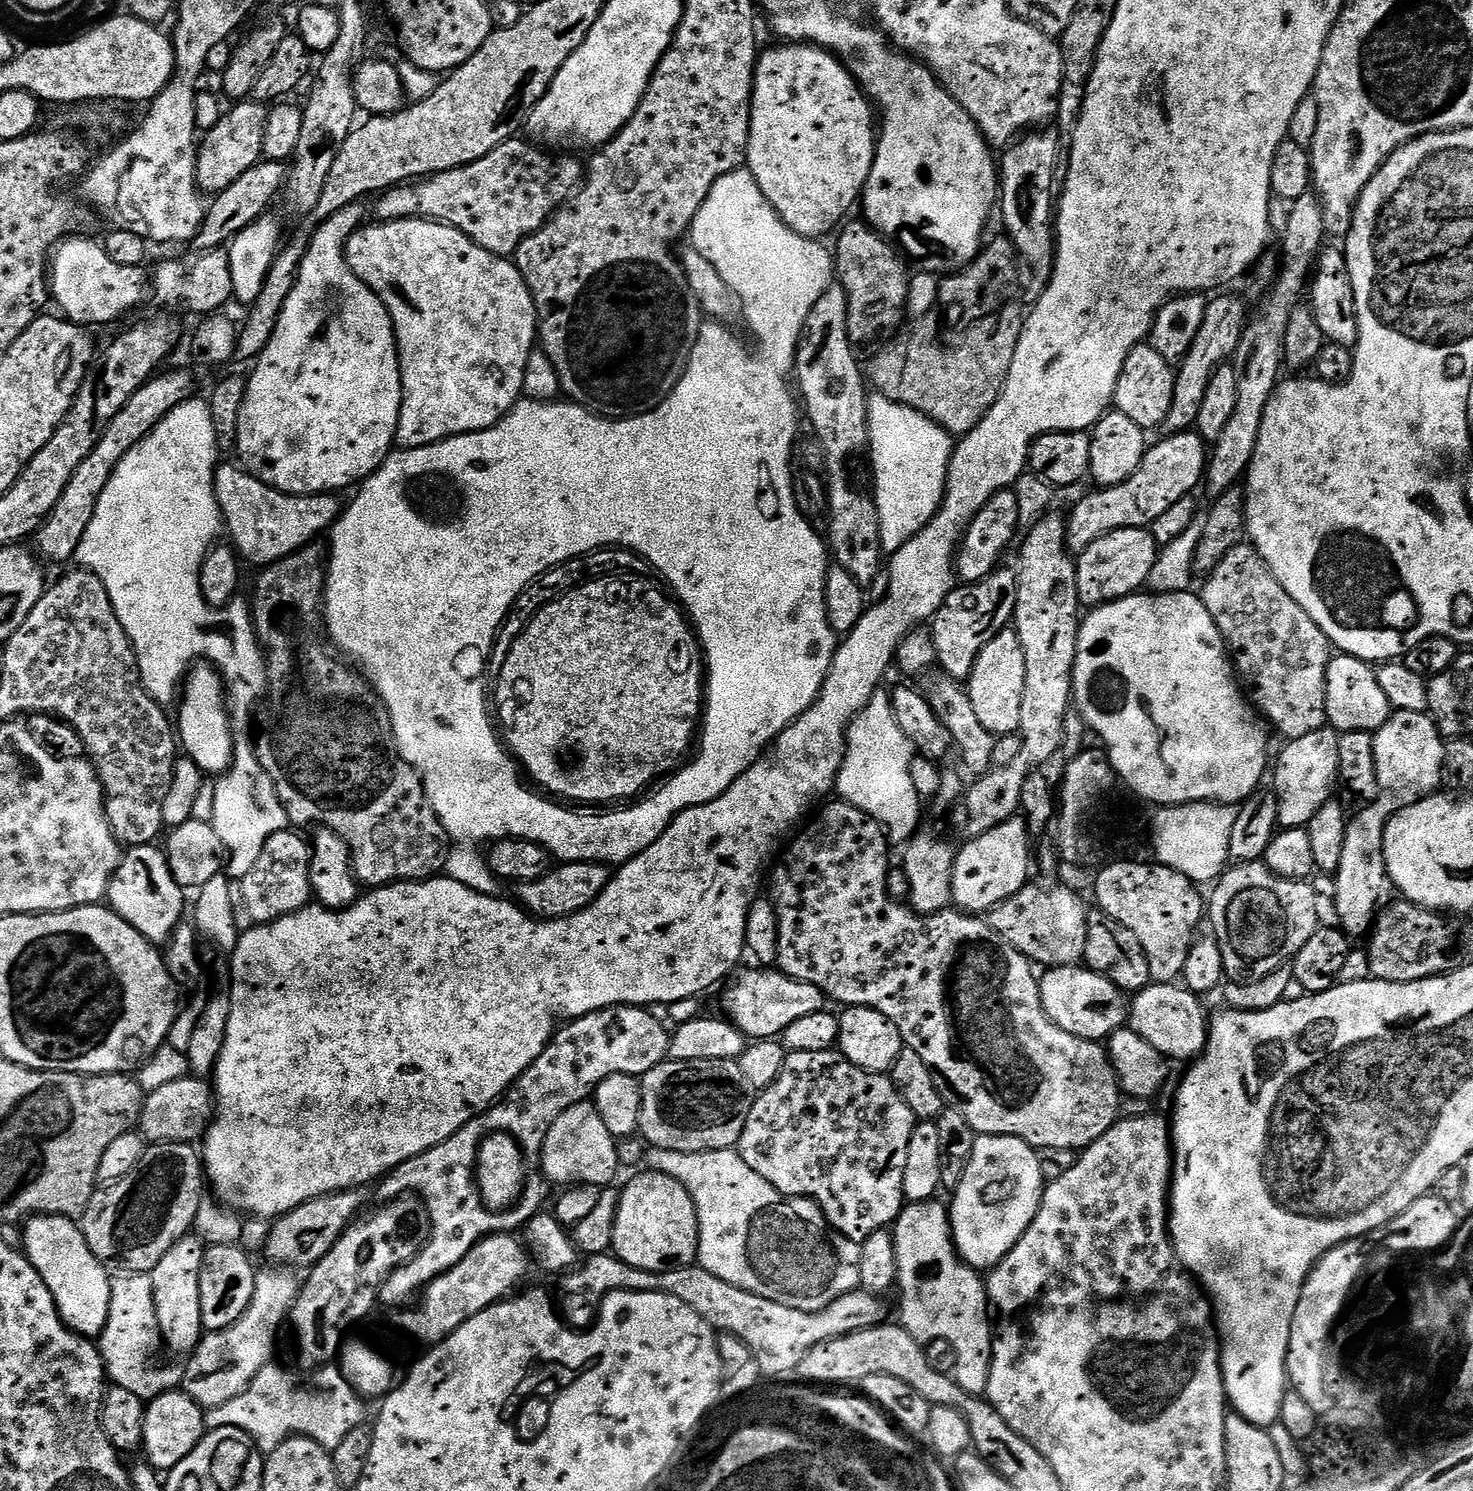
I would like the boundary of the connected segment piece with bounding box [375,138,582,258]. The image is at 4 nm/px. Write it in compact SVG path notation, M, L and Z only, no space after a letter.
M513 138L494 146L494 150L490 150L486 158L478 158L478 162L470 162L466 166L458 166L433 176L425 176L415 182L387 188L385 192L375 197L375 219L380 222L420 217L439 220L442 224L451 224L490 254L501 258L515 257L516 247L530 234L537 232L582 183L582 164L572 157L575 155L557 154L527 139L524 139L525 141L520 139Z

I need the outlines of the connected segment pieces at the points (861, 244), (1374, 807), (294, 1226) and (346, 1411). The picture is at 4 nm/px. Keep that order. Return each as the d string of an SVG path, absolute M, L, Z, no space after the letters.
M867 222L859 223L845 223L839 229L840 237L834 247L834 272L846 290L848 337L852 345L863 350L887 328L897 327L900 311L905 311L908 302L910 272L904 269L905 257L895 247L892 249L888 245L891 243L877 229Z
M1393 711L1374 734L1377 792L1356 817L1353 815L1349 819L1342 842L1342 862L1338 862L1338 870L1334 873L1336 916L1345 936L1364 938L1369 935L1378 912L1376 903L1384 892L1384 884L1386 888L1388 874L1384 865L1384 828L1396 812L1425 800L1441 787L1445 743L1445 737L1440 735L1427 712Z
M363 1187L328 1192L325 1196L316 1196L313 1200L307 1200L306 1203L299 1204L294 1210L285 1212L283 1216L275 1217L268 1230L266 1256L272 1259L269 1261L276 1266L297 1266L296 1264L301 1264L304 1270L311 1269L312 1265L319 1262L335 1246L338 1238L348 1229L348 1225L357 1219L358 1213L361 1211L359 1208L364 1204L364 1192Z
M279 1363L267 1364L263 1370L246 1386L237 1397L230 1398L228 1402L217 1408L209 1408L204 1414L204 1427L211 1430L222 1426L234 1426L241 1428L255 1442L261 1453L267 1454L275 1450L282 1441L290 1436L305 1436L318 1446L331 1449L334 1444L334 1435L345 1436L354 1430L354 1426L365 1423L368 1412L365 1397L356 1391L353 1381L348 1380L336 1369L335 1363L317 1366L311 1370L299 1370L300 1372L287 1372L284 1368L279 1368Z

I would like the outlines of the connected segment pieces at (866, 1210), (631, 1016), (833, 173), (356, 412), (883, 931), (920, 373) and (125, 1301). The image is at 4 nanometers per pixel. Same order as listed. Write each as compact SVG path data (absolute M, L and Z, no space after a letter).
M836 1050L789 1052L776 1081L753 1099L738 1151L746 1166L754 1174L762 1174L783 1196L814 1200L831 1227L848 1240L863 1242L879 1228L895 1224L906 1207L902 1174L906 1172L910 1134L917 1123L887 1075L864 1072Z
M619 1004L613 1008L603 1008L597 1012L579 1016L577 1020L567 1021L553 1035L552 1041L545 1046L540 1057L520 1075L515 1084L491 1108L481 1112L470 1122L466 1122L466 1126L462 1126L462 1130L458 1130L446 1142L402 1162L393 1172L387 1173L379 1181L378 1187L380 1187L381 1196L379 1199L381 1201L397 1200L399 1196L409 1194L419 1196L428 1208L429 1226L428 1241L420 1249L420 1253L410 1262L406 1262L401 1268L396 1268L389 1274L388 1280L380 1290L380 1300L383 1303L404 1304L400 1306L411 1305L421 1295L422 1290L427 1288L431 1280L438 1278L443 1272L450 1271L454 1266L458 1266L458 1262L462 1258L466 1258L466 1254L470 1254L470 1250L476 1245L476 1241L483 1240L484 1237L493 1234L515 1233L517 1230L523 1229L527 1221L545 1207L544 1199L548 1196L550 1184L541 1171L536 1176L530 1176L528 1186L526 1186L526 1196L522 1200L520 1210L516 1210L514 1216L496 1216L496 1218L488 1216L480 1208L476 1194L472 1190L472 1184L470 1184L470 1166L472 1166L476 1142L488 1140L488 1136L494 1136L492 1132L496 1132L496 1136L508 1138L514 1144L514 1148L526 1148L530 1152L530 1158L540 1160L540 1155L544 1149L544 1139L550 1130L550 1126L554 1126L554 1122L558 1122L560 1115L570 1106L585 1103L595 1093L602 1081L610 1078L610 1074L626 1074L627 1076L643 1078L646 1073L654 1070L668 1059L669 1029L664 1029L648 1012L651 1011L644 1006Z
M780 42L777 45L777 48L768 48L765 52L763 49L759 53L756 62L756 77L752 83L752 121L750 122L750 142L748 143L746 168L758 182L758 186L762 190L762 194L770 202L770 206L780 215L780 219L784 221L784 224L790 226L790 230L794 230L803 236L824 238L824 235L832 227L835 229L845 219L843 216L855 204L857 207L858 201L861 199L866 182L870 178L870 170L874 166L878 124L874 119L873 105L868 97L864 95L863 88L856 83L855 78L848 73L848 69L831 52L826 52L823 48L817 48L816 45L807 42Z
M340 218L324 220L312 236L300 273L296 275L294 290L290 290L290 298L286 298L286 306L282 306L278 326L274 326L274 334L266 350L255 361L256 369L250 372L248 393L240 411L242 419L238 422L236 452L245 460L243 463L250 469L252 475L257 476L272 488L295 496L319 492L335 493L340 490L336 488L348 488L351 484L359 485L375 474L384 465L384 459L393 451L400 407L404 397L404 387L400 381L400 352L396 349L396 331L392 325L392 319L386 306L378 298L378 294L374 294L374 290L370 290L370 286L366 286L366 282L362 282L358 274L354 274L354 270L350 270L348 260L344 256L344 245L352 237L354 228L353 225L343 224L342 221L343 219Z
M825 803L795 833L796 841L794 841L794 836L791 843L783 849L783 852L785 850L784 857L782 857L782 852L771 869L773 872L770 899L775 904L778 914L778 958L776 964L779 971L794 980L818 986L829 1001L837 1000L840 1006L873 1008L878 1010L878 1014L882 1014L890 1022L894 1022L898 1034L904 1040L904 1047L914 1050L914 1054L919 1054L922 1062L926 1062L945 1101L951 1107L957 1108L966 1117L966 1122L970 1122L972 1129L979 1135L1013 1136L1034 1149L1053 1147L1061 1150L1083 1150L1089 1148L1098 1138L1102 1138L1102 1134L1106 1134L1106 1130L1110 1130L1110 1126L1114 1126L1122 1116L1122 1089L1120 1081L1116 1079L1116 1071L1112 1069L1112 1061L1105 1045L1094 1040L1078 1038L1074 1034L1066 1034L1064 1028L1059 1028L1048 1017L1042 1006L1040 981L1037 973L1032 973L1034 971L1032 961L1026 959L1018 950L1014 950L1014 946L1010 946L1010 942L1001 938L988 925L987 919L963 910L921 914L907 903L893 899L887 886L890 841L884 829L880 827L879 822L867 816L862 810L855 808L853 804L835 803Z
M1011 302L1005 303L998 311L990 313L988 316L983 316L977 324L974 324L971 328L967 329L967 331L963 333L964 341L962 341L961 344L956 344L953 348L948 349L944 349L943 346L940 345L939 338L936 337L940 332L940 328L942 329L942 324L937 317L936 321L933 316L934 315L932 314L917 315L915 319L912 320L914 322L909 328L902 329L903 327L901 327L899 331L895 333L897 336L894 337L893 340L890 341L889 344L886 345L872 360L872 376L870 372L870 384L871 387L873 384L874 387L872 388L875 389L877 393L884 395L890 400L895 400L902 406L912 407L914 410L920 411L922 415L929 416L936 424L941 424L941 426L953 437L959 438L966 435L974 428L974 426L978 426L978 422L990 410L990 406L994 406L994 402L1000 397L1002 386L1010 374L1010 362L1014 362L1014 350L1018 350L1018 338L1024 329L1026 312L1025 309L1020 309L1016 304L1011 304Z
M126 1272L111 1277L110 1314L104 1331L98 1337L100 1357L104 1360L107 1379L113 1385L130 1390L140 1400L147 1402L164 1392L181 1387L183 1367L160 1364L156 1355L162 1349L162 1337L158 1326L158 1314L154 1306L154 1290L151 1275L143 1272Z

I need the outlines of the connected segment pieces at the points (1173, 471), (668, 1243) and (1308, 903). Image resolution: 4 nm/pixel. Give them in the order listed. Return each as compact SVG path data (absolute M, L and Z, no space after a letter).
M1195 430L1174 432L1165 437L1160 448L1149 447L1142 458L1142 466L1138 466L1138 470L1134 470L1126 482L1091 490L1073 506L1072 513L1067 513L1065 541L1069 553L1084 552L1090 542L1098 542L1098 538L1119 528L1151 529L1154 518L1174 506L1178 498L1193 495L1199 484L1201 487L1210 459L1210 448L1204 437Z
M644 1170L641 1176L634 1177L628 1185L623 1185L620 1193L611 1251L623 1264L651 1272L665 1272L671 1268L685 1268L687 1264L696 1264L700 1251L700 1227L690 1194L677 1180L661 1172Z
M1261 861L1244 862L1234 867L1236 868L1232 869L1231 867L1228 871L1225 871L1223 876L1215 883L1213 887L1213 890L1215 890L1212 896L1209 895L1208 898L1208 918L1214 924L1216 930L1216 938L1217 942L1219 942L1225 975L1234 982L1251 983L1253 980L1259 980L1266 974L1272 973L1280 964L1291 959L1313 937L1313 934L1320 927L1320 921L1318 921L1318 903L1320 903L1320 897L1311 883L1300 880L1282 879L1281 876L1274 875Z

